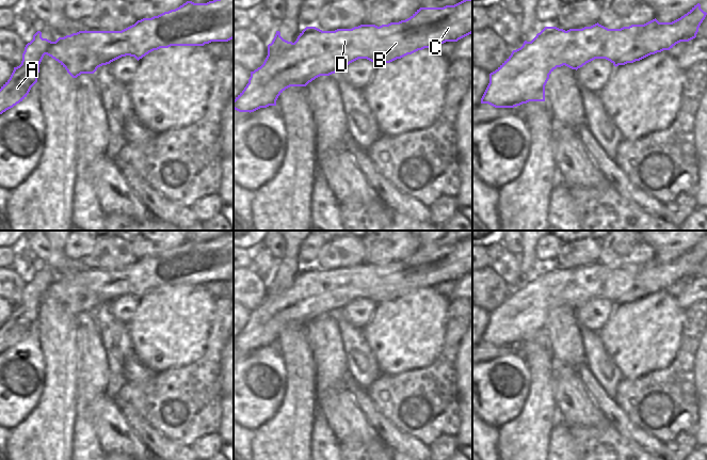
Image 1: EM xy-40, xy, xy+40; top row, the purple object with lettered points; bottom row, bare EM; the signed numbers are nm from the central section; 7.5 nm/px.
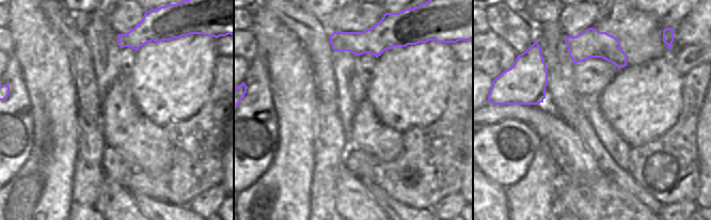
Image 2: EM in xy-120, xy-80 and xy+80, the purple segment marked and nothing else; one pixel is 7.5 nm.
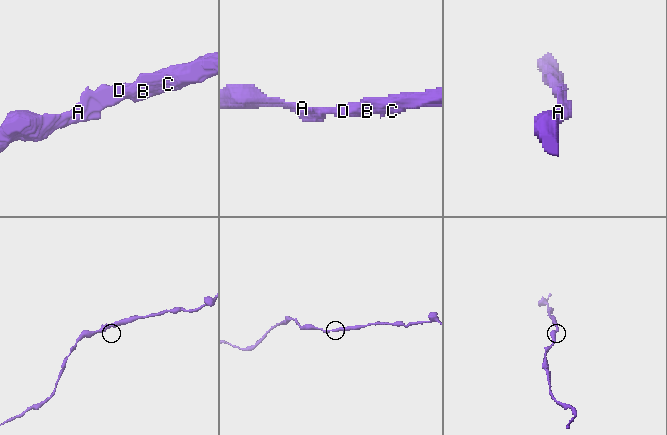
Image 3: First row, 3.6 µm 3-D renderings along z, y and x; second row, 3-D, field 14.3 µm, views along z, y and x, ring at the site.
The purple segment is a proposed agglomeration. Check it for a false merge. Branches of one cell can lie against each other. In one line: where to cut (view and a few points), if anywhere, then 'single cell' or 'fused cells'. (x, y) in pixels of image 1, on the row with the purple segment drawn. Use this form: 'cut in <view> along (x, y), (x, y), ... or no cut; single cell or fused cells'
no cut; single cell

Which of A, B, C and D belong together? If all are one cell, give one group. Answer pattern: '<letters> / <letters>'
A B C D

